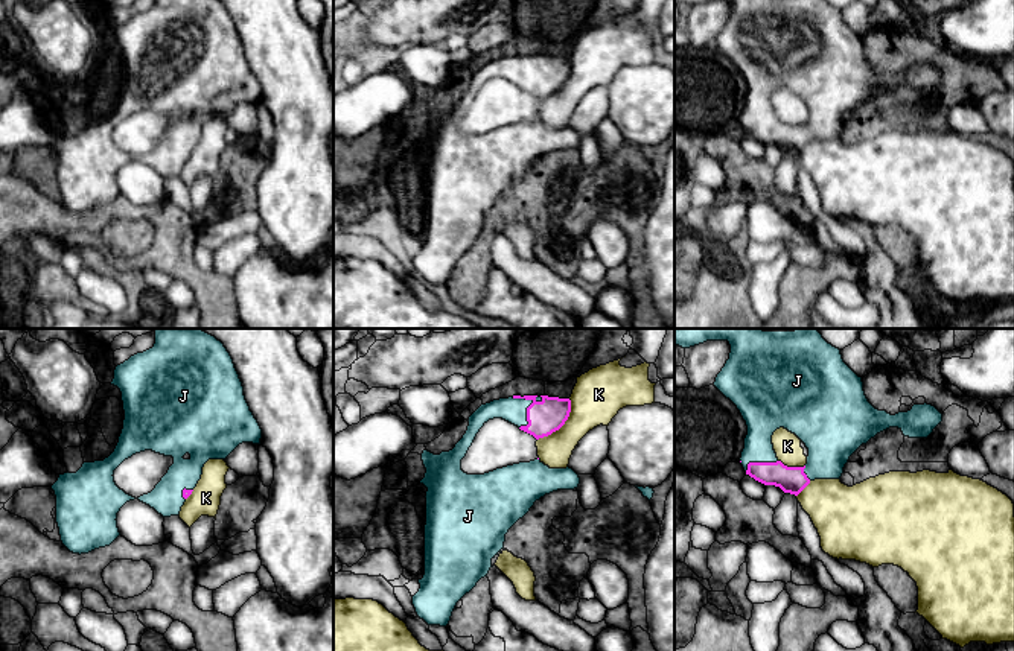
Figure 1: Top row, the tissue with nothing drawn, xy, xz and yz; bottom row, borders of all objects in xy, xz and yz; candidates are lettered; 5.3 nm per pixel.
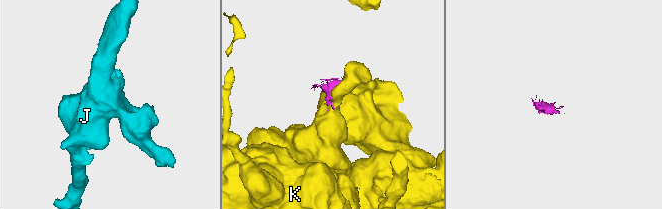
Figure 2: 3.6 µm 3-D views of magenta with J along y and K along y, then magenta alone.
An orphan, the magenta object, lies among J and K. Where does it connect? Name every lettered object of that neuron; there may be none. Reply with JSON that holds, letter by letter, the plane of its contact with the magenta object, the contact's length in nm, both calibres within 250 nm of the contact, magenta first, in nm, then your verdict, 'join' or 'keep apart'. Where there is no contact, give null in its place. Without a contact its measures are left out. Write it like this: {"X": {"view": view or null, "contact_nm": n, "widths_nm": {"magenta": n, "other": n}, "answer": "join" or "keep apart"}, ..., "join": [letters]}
{"J": {"view": "xz", "contact_nm": 200, "widths_nm": {"magenta": 180, "other": 130}, "answer": "join"}, "K": {"view": "xz", "contact_nm": 280, "widths_nm": {"magenta": 180, "other": 280}, "answer": "keep apart"}, "join": ["J"]}

